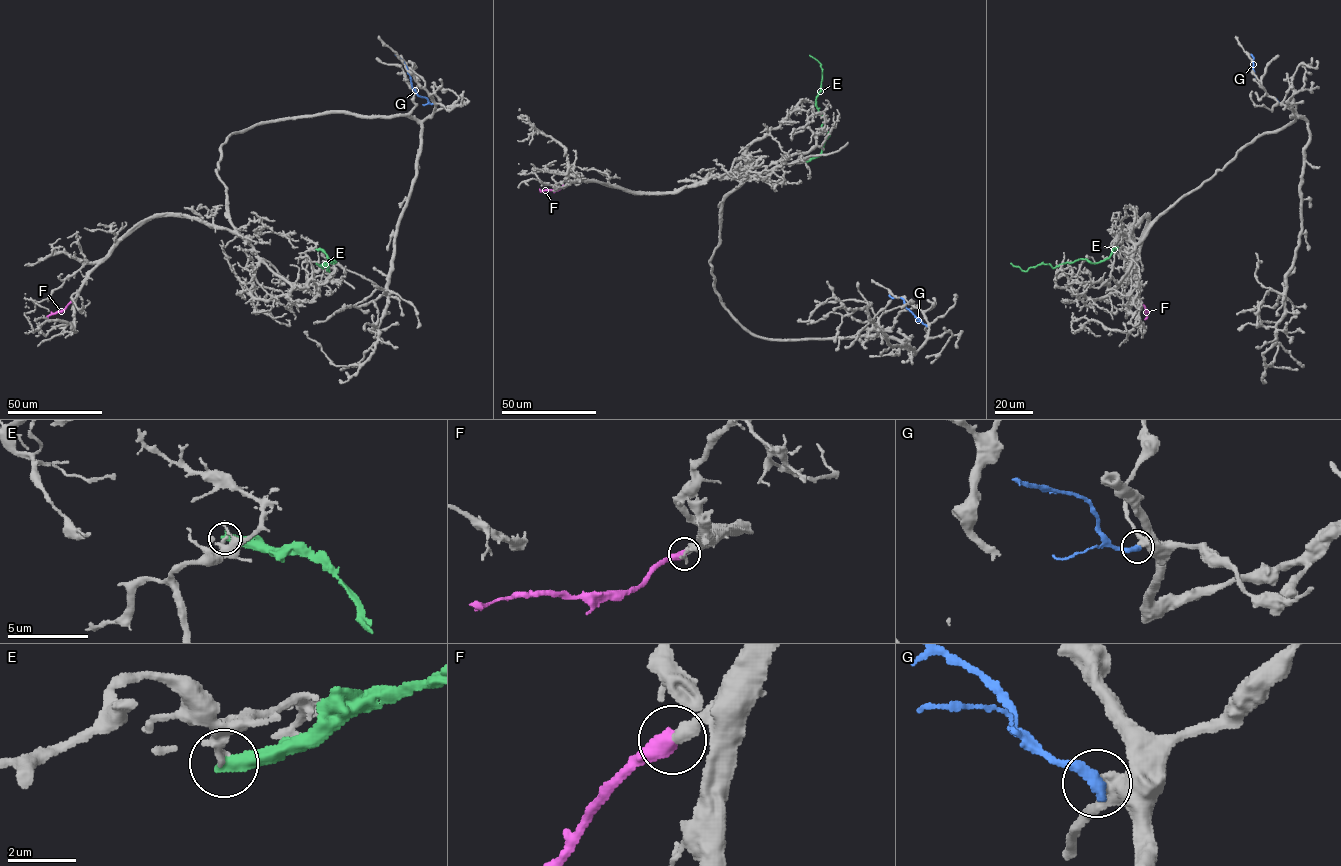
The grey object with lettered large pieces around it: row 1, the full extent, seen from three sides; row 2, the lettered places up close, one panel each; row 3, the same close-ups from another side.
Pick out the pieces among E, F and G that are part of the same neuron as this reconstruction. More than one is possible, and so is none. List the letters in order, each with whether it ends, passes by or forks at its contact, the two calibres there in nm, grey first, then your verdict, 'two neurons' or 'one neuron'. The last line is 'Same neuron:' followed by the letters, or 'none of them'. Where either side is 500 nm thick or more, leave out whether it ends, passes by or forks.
E: it ends; calibres 320 and 440 nm; two neurons
F: it ends; calibres 380 and 480 nm; one neuron
G: it ends; calibres 400 and 400 nm; two neurons
Same neuron: F

